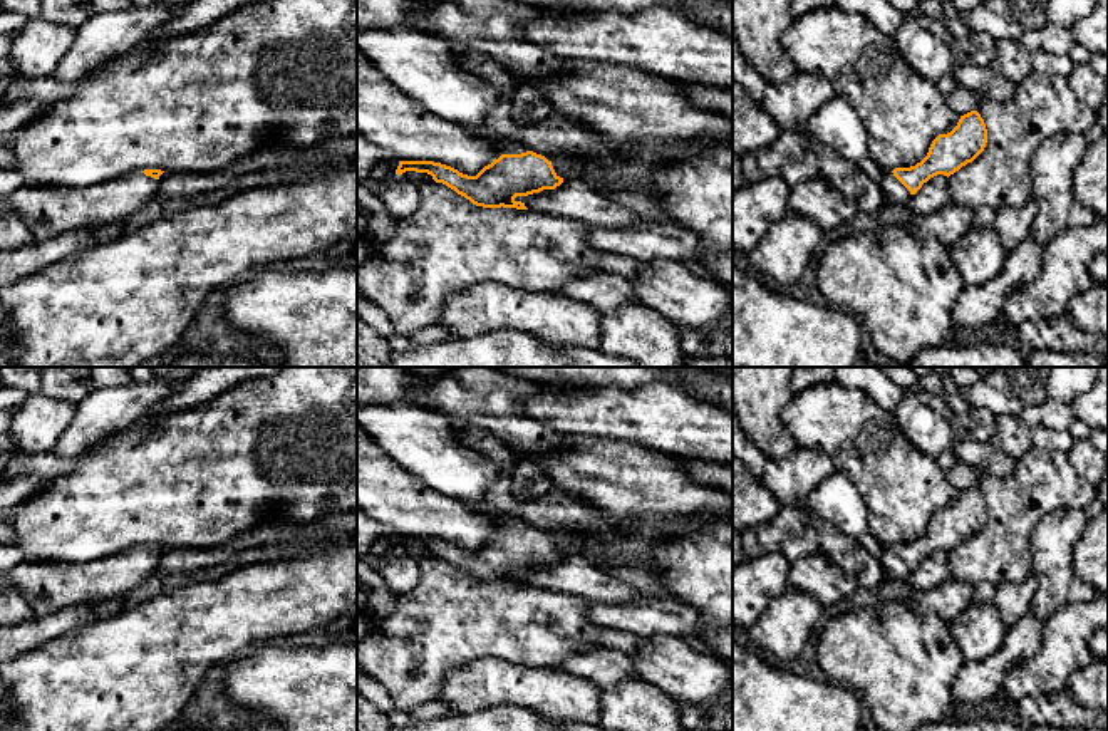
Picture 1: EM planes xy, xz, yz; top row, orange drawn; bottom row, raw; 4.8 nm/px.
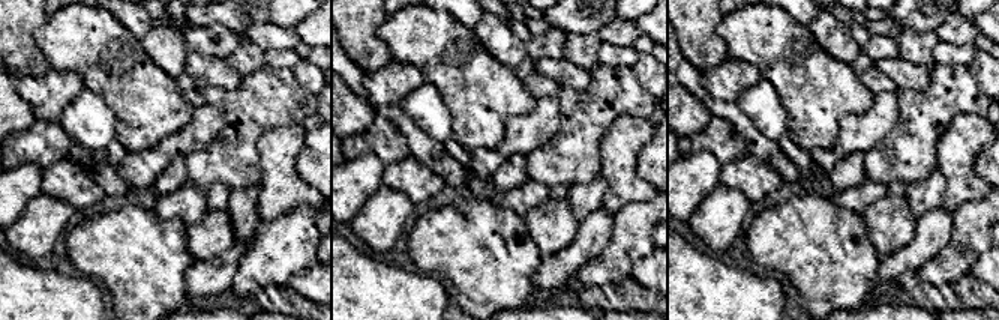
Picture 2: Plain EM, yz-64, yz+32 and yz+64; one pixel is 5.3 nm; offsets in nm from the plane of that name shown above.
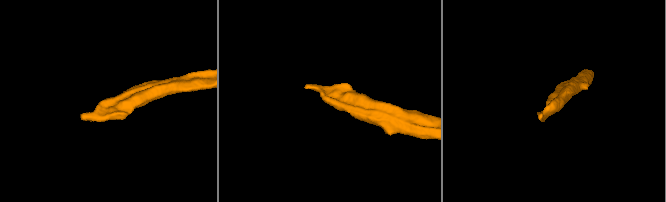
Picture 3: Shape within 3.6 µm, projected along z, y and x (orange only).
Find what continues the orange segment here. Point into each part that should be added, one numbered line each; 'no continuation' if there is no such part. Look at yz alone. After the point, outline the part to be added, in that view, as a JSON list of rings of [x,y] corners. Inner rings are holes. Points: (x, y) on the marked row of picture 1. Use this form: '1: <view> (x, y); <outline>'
1: yz (894, 191); [[[885,171],[885,176],[878,186],[885,203],[902,205],[905,208],[910,205],[910,191],[893,176],[892,171]]]

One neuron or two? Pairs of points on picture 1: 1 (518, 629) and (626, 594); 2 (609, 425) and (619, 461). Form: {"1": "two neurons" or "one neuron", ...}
{"1": "two neurons", "2": "two neurons"}

